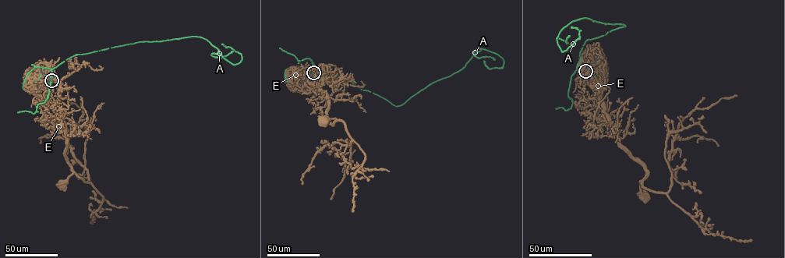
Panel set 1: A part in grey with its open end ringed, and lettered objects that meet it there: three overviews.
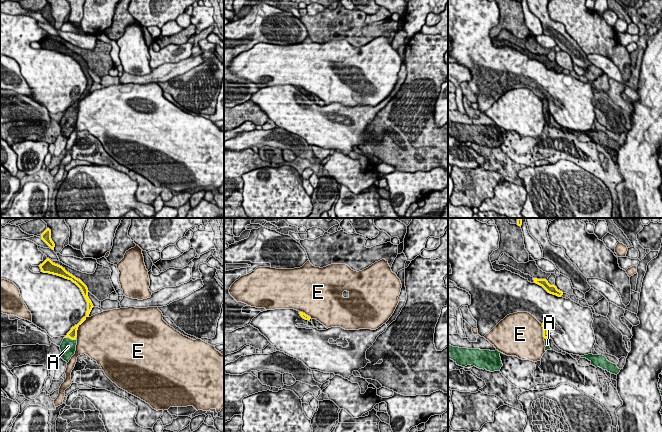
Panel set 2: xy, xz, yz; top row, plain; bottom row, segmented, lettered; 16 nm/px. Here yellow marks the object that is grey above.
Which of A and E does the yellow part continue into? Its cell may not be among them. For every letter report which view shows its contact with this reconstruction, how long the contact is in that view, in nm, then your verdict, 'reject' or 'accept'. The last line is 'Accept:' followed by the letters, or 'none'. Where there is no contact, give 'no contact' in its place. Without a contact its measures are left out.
A: xy | 220 nm | accept
E: xy | 380 nm | reject
Accept: A

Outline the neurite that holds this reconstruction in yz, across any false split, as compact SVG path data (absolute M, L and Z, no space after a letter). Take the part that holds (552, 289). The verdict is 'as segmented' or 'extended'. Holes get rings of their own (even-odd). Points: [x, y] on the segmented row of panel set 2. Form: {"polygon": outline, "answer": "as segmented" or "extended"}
{"polygon": "M533 278L534 283L542 286L548 293L561 297L563 292L558 290L555 285L550 285L546 279Z", "answer": "as segmented"}

